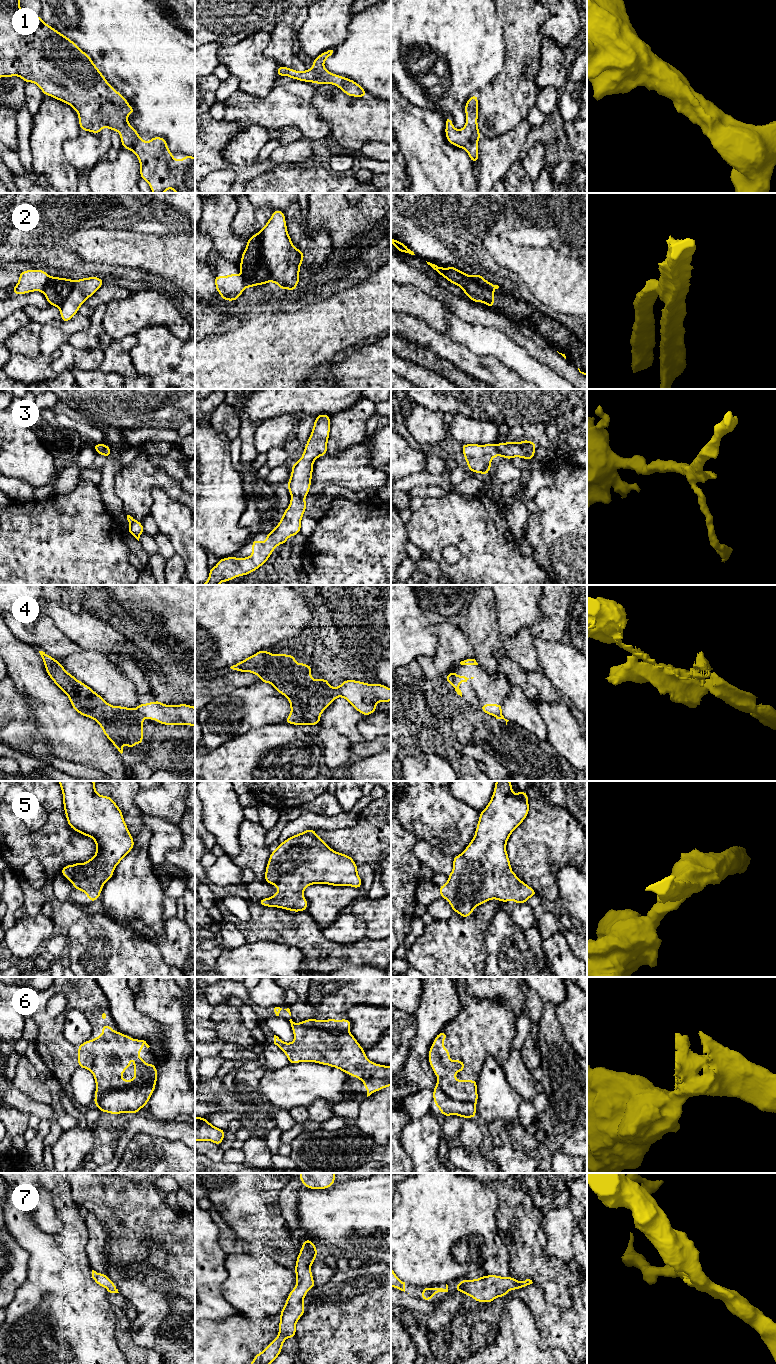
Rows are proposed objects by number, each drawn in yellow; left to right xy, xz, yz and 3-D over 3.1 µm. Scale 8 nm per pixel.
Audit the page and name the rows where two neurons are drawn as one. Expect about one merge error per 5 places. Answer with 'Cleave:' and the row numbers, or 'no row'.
Cleave: 2, 6

